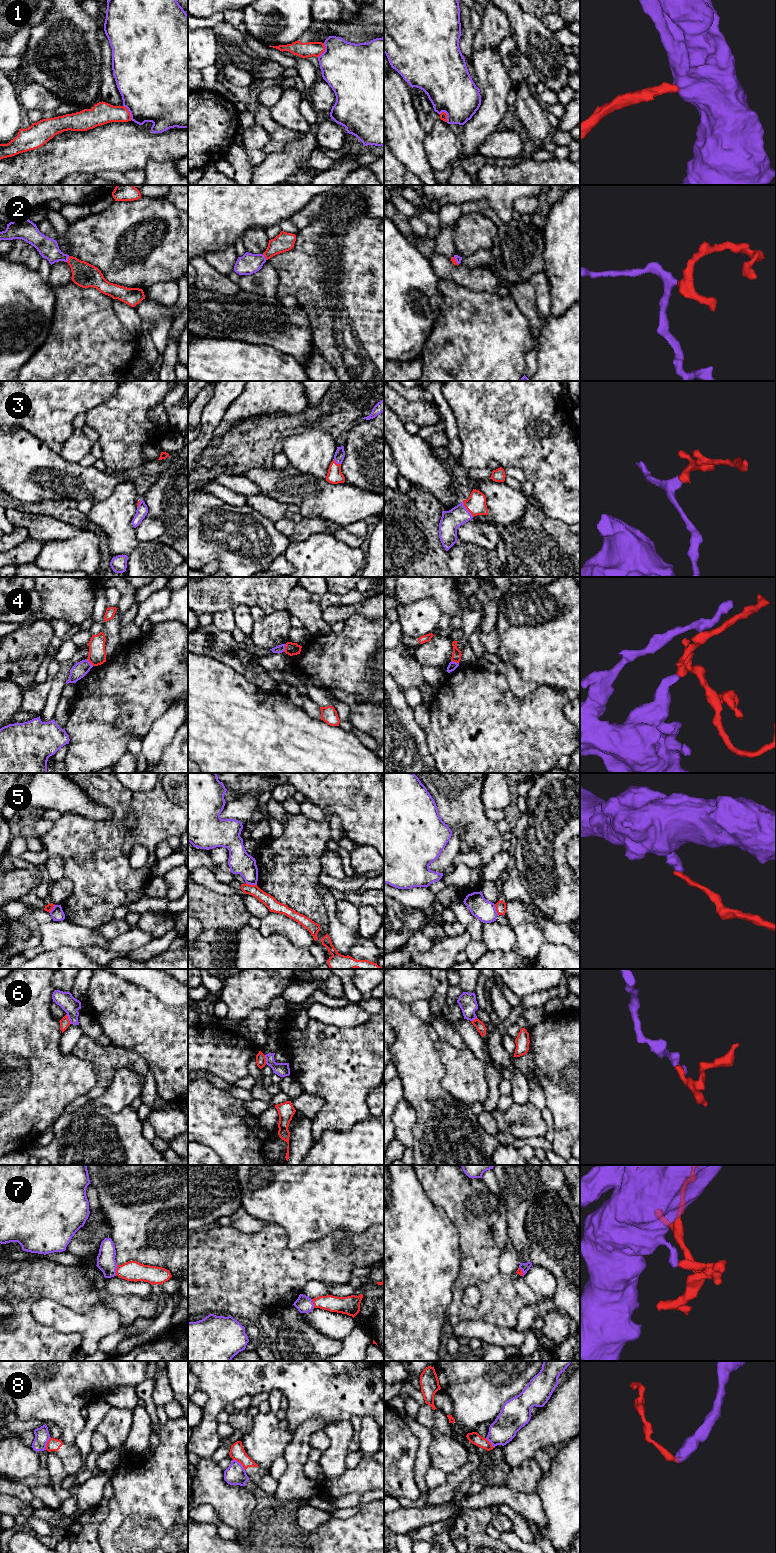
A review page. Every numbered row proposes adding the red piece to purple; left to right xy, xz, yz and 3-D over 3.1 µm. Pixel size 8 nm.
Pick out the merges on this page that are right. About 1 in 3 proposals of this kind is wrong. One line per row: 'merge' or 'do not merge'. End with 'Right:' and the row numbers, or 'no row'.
1: do not merge
2: merge
3: merge
4: do not merge
5: do not merge
6: do not merge
7: do not merge
8: do not merge
Right: 2, 3

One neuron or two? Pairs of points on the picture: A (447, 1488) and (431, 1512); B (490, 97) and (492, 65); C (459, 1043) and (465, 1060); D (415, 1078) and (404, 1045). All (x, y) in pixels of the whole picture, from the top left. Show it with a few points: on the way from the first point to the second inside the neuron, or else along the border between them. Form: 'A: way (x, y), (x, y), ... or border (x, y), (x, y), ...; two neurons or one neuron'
A: border (452, 1500), (438, 1505), (426, 1505); two neurons
B: way (494, 89), (492, 73); one neuron
C: border (440, 1038), (448, 1041), (458, 1049), (467, 1049); two neurons
D: way (415, 1070), (415, 1056), (412, 1053); one neuron

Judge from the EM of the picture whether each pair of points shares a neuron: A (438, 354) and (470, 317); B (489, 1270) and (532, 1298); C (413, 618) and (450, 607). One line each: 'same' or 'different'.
A: same
B: different
C: different

